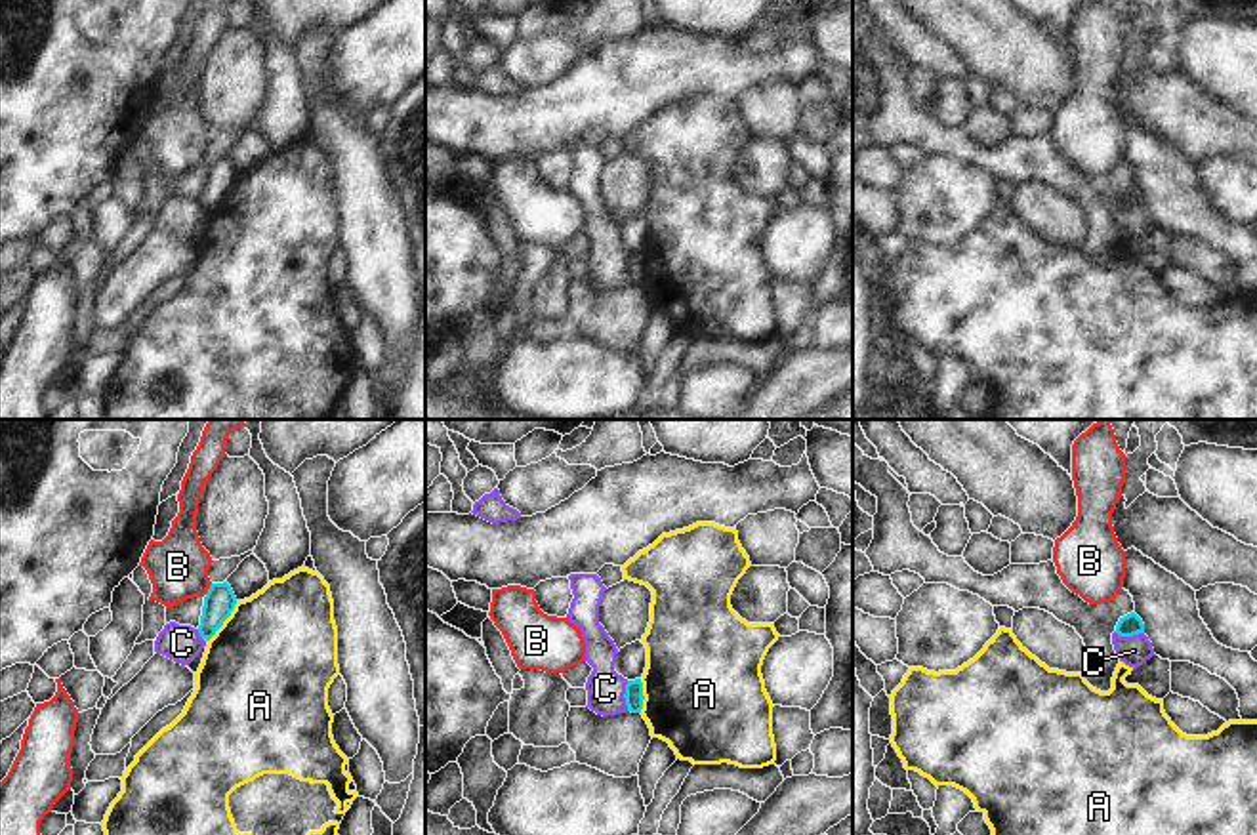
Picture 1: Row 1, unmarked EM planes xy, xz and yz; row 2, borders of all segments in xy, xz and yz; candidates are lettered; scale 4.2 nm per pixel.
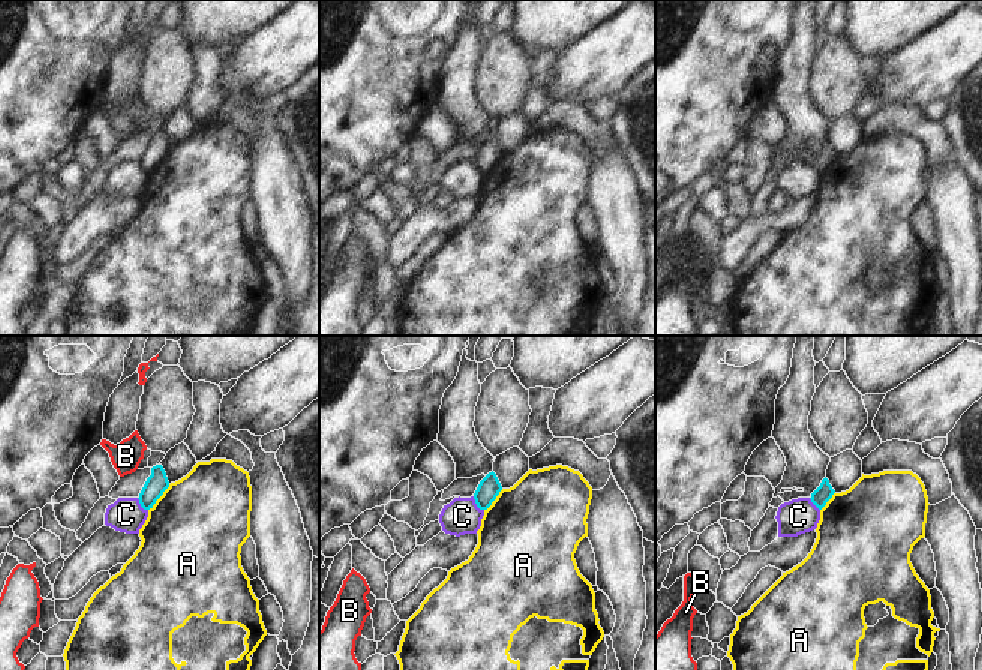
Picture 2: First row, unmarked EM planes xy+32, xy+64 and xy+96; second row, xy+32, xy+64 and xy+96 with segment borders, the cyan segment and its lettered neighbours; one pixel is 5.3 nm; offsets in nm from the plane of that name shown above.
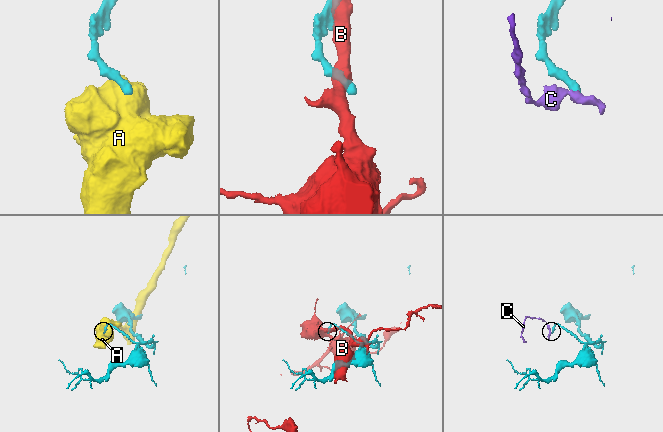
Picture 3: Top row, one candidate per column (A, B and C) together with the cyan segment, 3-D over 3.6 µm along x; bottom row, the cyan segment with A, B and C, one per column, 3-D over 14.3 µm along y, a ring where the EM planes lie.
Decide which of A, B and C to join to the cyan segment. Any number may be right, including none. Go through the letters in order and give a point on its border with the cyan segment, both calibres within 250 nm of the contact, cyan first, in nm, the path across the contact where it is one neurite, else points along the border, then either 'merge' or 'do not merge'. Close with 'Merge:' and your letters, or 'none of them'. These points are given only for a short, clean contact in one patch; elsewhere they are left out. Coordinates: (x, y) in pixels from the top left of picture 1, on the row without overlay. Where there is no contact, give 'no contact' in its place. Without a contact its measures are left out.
A: meets cyan in xy at (224, 193); 130 nm thick on the cyan side, 500 nm on the other; do not merge
B: meets cyan in xy at (208, 162); 130 nm thick on the cyan side, 260 nm on the other; do not merge
C: meets cyan in xz at (624, 269); 80 nm thick on the cyan side, 160 nm on the other; border along xz (628, 254), (624, 267), (626, 283); do not merge
Merge: none of them

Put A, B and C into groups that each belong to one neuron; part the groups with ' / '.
A / B / C

